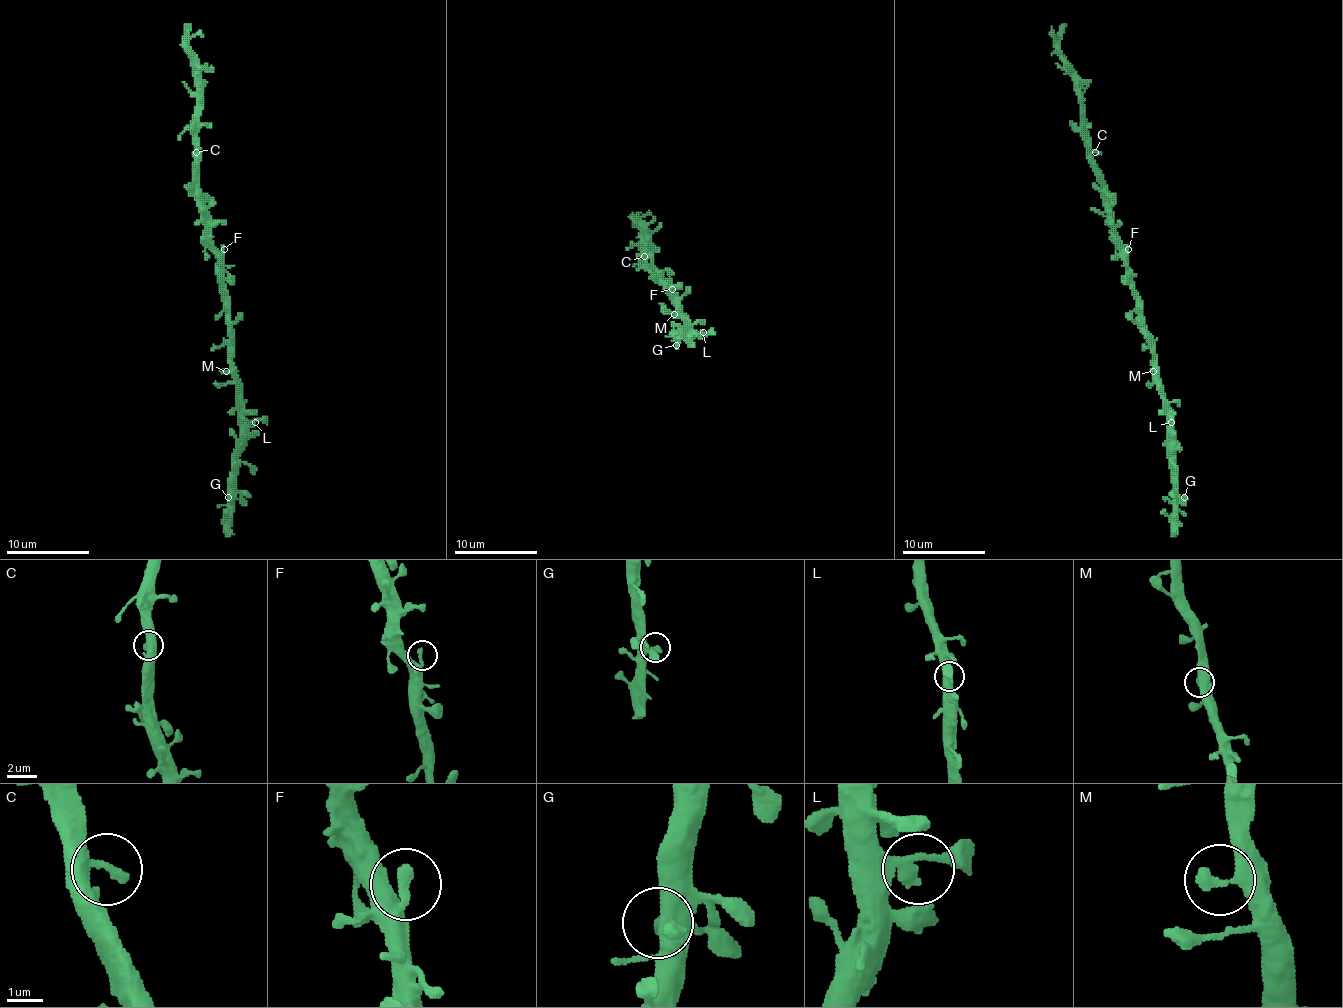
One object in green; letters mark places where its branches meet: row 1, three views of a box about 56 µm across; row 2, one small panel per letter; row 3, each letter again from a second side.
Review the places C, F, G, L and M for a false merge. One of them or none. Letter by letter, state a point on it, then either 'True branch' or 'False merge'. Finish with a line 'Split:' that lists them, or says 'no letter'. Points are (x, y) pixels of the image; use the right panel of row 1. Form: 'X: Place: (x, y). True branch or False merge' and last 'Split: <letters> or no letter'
C: Place: (1095, 152). True branch
F: Place: (1128, 249). True branch
G: Place: (1184, 497). True branch
L: Place: (1171, 422). True branch
M: Place: (1153, 371). True branch
Split: no letter

